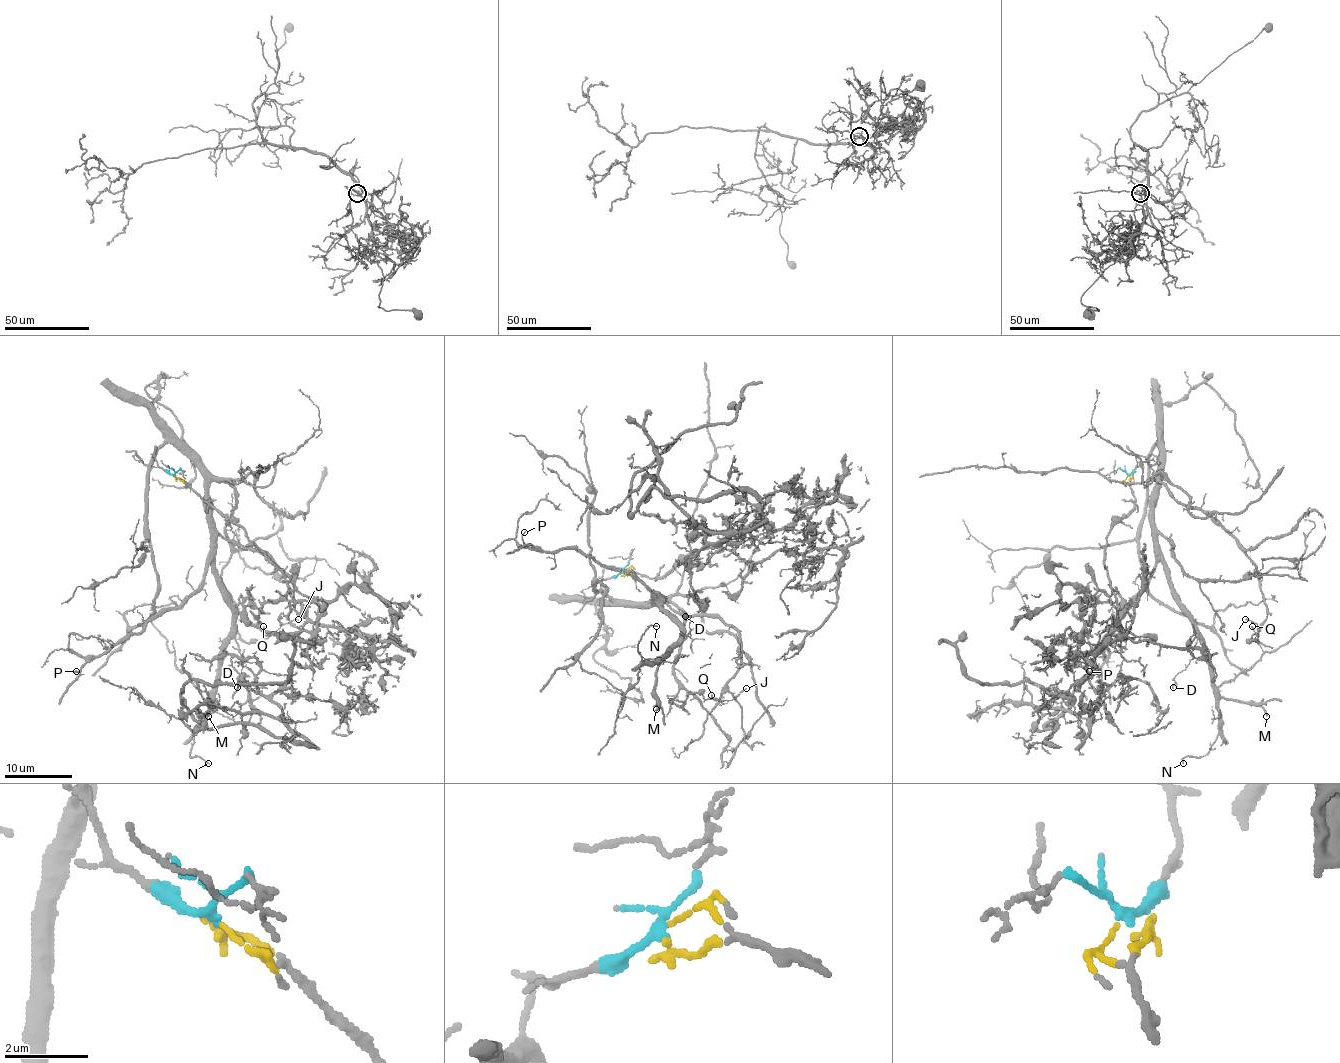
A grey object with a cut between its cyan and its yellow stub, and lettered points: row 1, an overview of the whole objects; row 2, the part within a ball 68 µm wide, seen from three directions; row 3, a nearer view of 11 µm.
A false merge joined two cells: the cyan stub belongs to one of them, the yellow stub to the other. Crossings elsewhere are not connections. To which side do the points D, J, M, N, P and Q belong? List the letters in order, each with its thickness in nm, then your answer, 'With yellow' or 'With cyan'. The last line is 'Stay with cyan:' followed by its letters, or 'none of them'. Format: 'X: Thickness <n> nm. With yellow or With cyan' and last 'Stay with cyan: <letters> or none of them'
D: Thickness 90 nm. With cyan
J: Thickness 100 nm. With cyan
M: Thickness 240 nm. With cyan
N: Thickness 120 nm. With cyan
P: Thickness 120 nm. With cyan
Q: Thickness 160 nm. With cyan
Stay with cyan: D, J, M, N, P, Q

